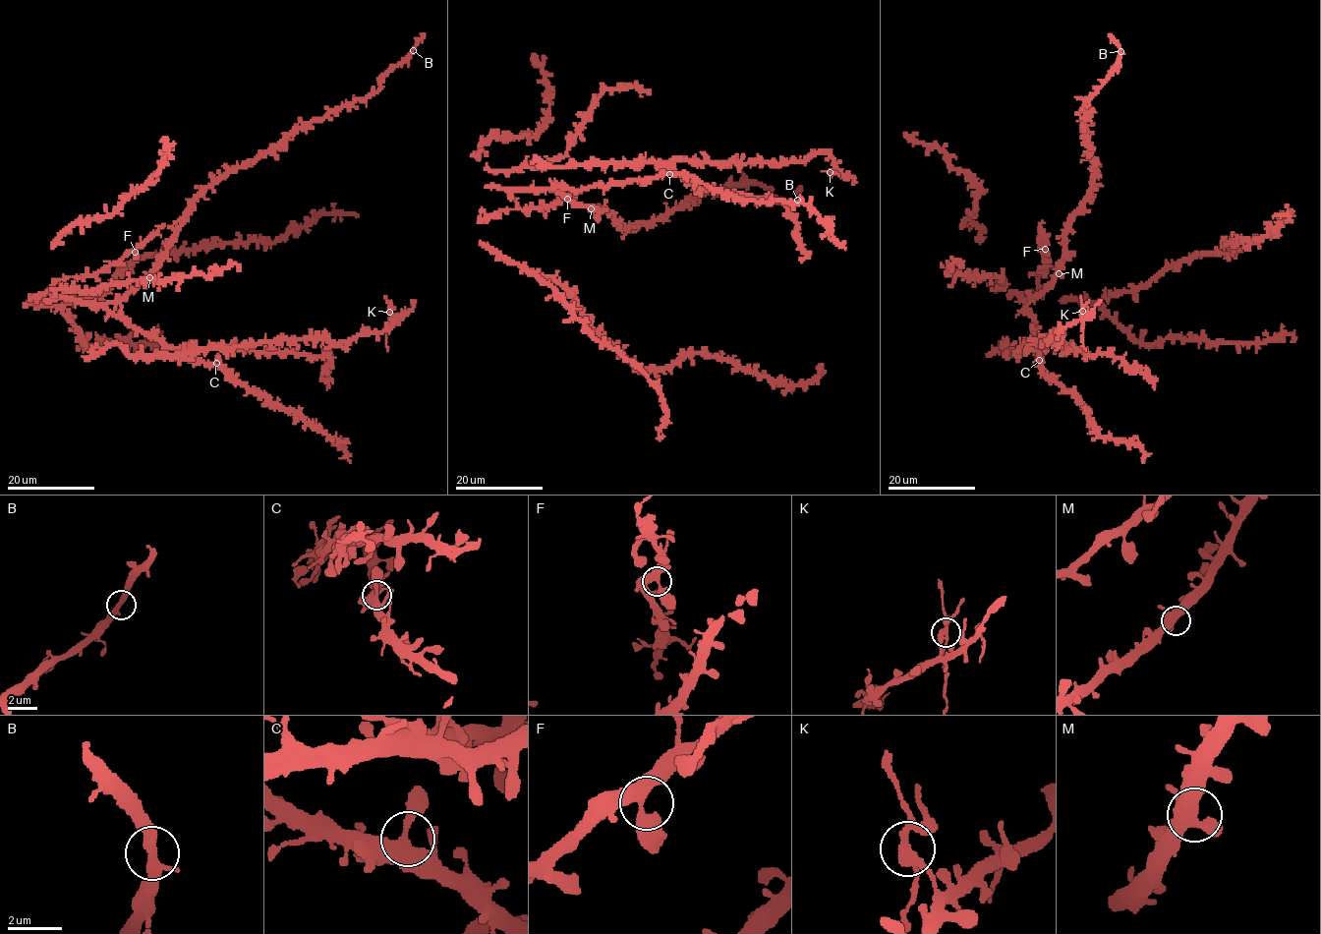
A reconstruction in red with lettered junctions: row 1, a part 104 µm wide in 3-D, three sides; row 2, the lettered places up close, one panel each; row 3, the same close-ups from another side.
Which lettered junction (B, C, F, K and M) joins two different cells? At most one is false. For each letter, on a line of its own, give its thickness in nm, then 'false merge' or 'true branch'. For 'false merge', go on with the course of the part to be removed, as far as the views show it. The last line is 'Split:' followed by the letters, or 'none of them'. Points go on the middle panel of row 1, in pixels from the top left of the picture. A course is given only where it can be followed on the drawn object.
B: 300 nm | true branch
C: 400 nm | true branch
F: 400 nm | true branch
K: 300 nm | false merge
M: 480 nm | true branch
Split: K

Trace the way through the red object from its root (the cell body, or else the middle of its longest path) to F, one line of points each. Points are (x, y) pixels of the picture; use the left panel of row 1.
F: (81, 277), (96, 274), (129, 252), (135, 252)

